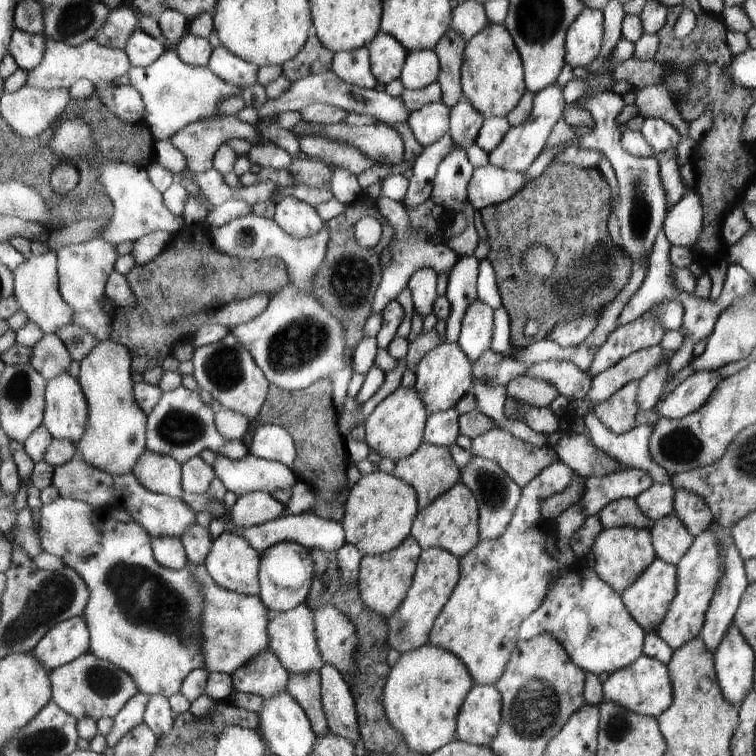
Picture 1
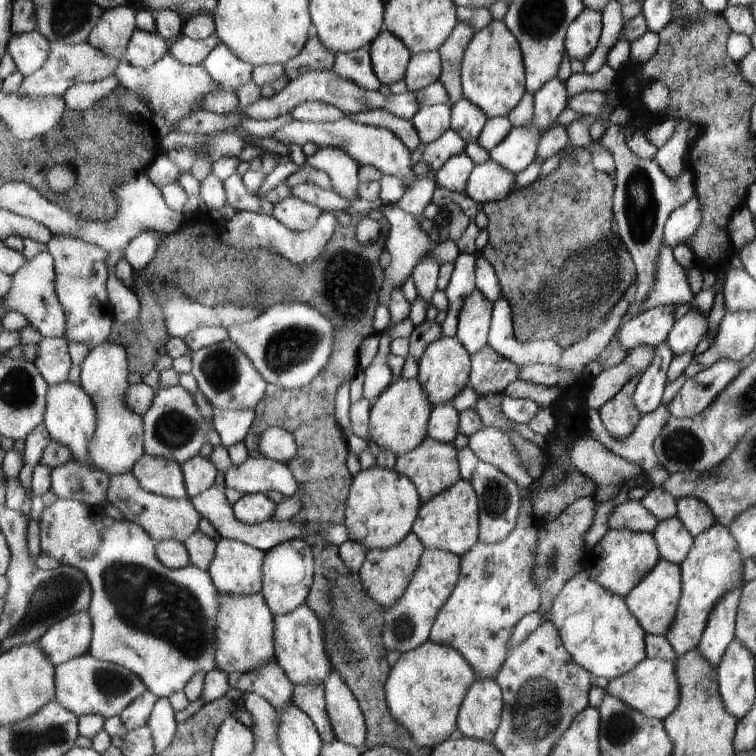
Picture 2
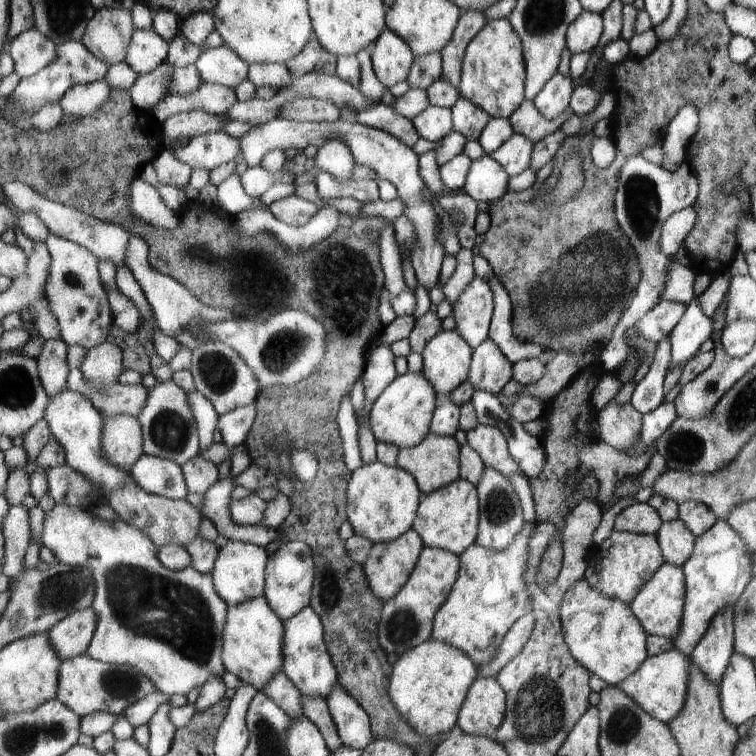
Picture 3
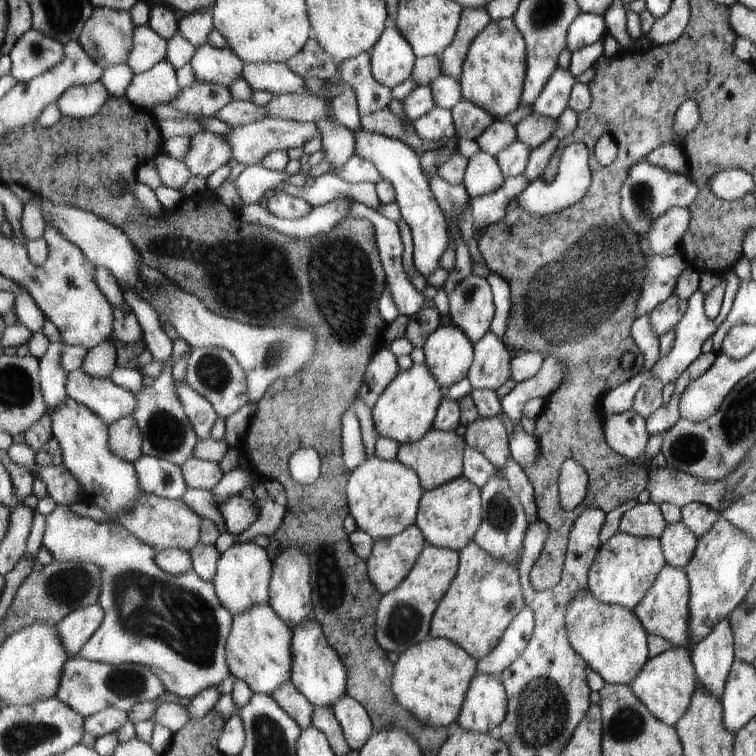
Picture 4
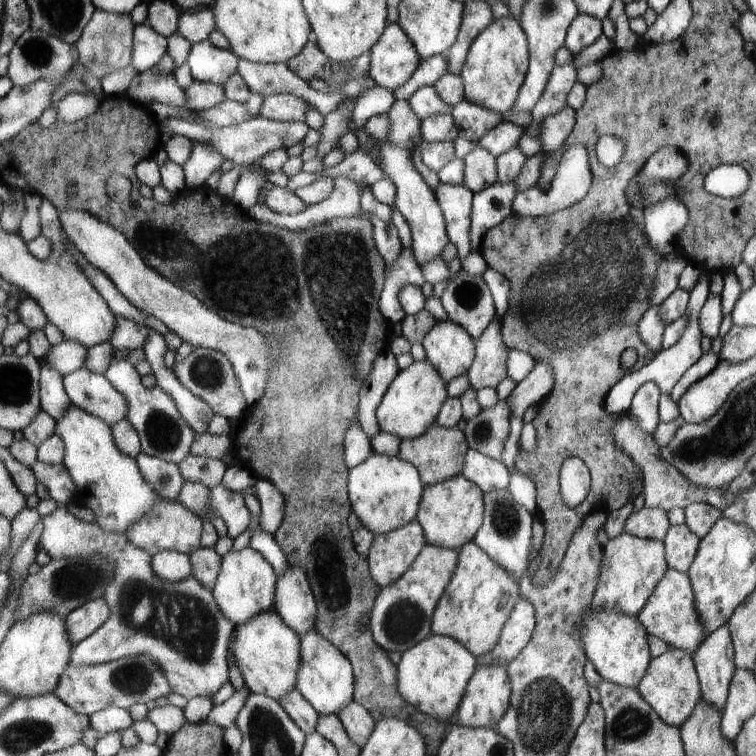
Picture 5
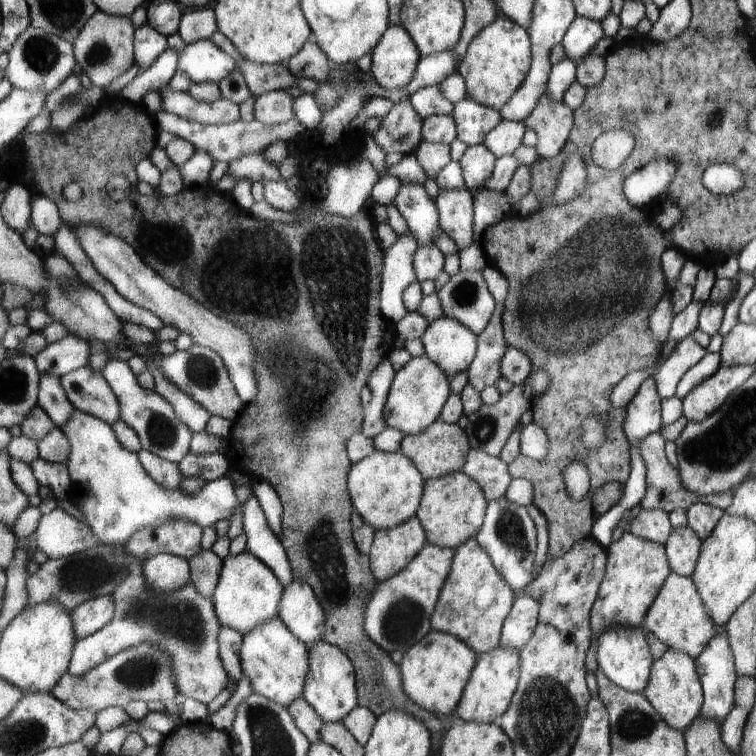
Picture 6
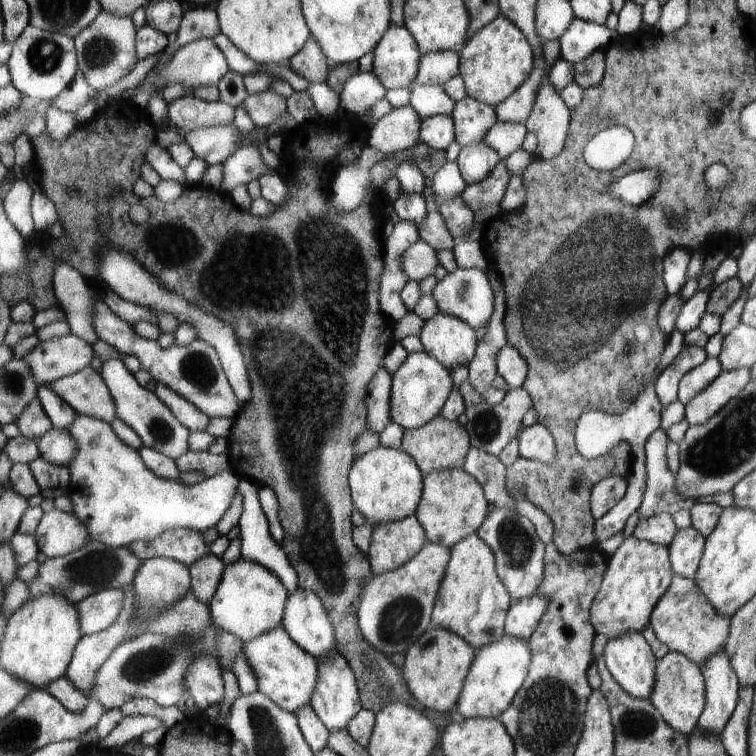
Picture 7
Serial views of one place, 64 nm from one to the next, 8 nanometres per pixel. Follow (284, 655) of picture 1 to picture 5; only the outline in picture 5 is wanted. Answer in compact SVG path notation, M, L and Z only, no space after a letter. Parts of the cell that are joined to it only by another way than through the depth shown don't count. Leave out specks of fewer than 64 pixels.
M316 628L300 636L301 668L297 676L297 690L310 702L319 714L335 714L353 702L353 686L356 674L352 662Z

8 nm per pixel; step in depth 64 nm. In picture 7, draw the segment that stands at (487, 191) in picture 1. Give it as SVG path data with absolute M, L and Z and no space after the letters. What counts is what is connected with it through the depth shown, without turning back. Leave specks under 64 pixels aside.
M485 141L479 144L464 146L457 159L463 178L469 185L475 186L485 182L493 170L501 164L501 156Z

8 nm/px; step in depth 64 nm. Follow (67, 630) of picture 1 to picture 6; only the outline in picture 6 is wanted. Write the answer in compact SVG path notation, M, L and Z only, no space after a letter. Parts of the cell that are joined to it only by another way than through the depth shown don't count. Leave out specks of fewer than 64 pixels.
M113 595L93 598L77 606L72 612L77 640L83 640L103 630L115 618L116 610Z

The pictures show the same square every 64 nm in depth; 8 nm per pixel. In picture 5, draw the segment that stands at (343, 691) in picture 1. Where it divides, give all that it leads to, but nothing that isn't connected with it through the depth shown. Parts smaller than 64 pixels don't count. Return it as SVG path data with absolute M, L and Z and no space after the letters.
M353 700L347 708L339 710L337 716L353 742L363 748L375 732L376 718L361 703Z

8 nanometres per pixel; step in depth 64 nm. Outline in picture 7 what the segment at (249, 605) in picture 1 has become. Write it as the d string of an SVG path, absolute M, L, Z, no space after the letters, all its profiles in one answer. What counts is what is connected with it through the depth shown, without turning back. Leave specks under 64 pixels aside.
M277 626L275 630L245 642L243 650L247 662L251 664L259 680L259 691L269 695L273 702L284 707L286 711L293 713L311 705L313 694L316 693L317 684L320 682L320 663L297 644L285 627Z

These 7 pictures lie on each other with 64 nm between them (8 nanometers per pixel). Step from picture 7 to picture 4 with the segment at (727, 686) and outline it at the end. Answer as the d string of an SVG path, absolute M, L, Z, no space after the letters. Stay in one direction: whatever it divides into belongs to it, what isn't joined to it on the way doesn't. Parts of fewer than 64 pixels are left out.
M727 619L715 622L709 634L689 648L696 684L701 684L703 690L709 690L709 694L717 700L721 698L721 690L734 658L733 638Z

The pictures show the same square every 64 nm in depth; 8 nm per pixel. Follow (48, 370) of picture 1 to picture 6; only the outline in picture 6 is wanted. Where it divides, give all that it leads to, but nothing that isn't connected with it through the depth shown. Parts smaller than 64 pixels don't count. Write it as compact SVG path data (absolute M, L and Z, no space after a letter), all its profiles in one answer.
M43 374L40 377L40 398L38 405L62 428L76 412L76 407L68 398L59 376Z

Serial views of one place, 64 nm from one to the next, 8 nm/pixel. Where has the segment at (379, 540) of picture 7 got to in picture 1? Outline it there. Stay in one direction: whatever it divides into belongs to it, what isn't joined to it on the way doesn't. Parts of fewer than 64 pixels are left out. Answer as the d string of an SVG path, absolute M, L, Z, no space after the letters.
M411 535L399 548L391 552L363 557L358 581L361 598L364 598L365 606L368 606L369 610L377 612L386 619L397 614L397 610L401 608L405 598L408 597L409 589L412 588L423 550L420 542L417 542L417 539Z

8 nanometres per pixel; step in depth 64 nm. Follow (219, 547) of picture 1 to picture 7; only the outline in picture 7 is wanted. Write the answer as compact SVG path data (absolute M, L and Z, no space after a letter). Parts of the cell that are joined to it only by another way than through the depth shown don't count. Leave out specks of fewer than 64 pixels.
M241 556L233 564L226 566L221 584L209 606L213 614L213 623L221 626L225 632L235 634L245 643L275 630L277 626L282 626L288 600L289 591L271 570Z

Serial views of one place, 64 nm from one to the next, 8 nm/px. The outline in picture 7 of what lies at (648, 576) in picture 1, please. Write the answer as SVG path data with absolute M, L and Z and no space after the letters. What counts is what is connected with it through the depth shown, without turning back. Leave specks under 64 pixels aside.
M673 574L669 588L665 590L665 594L661 594L661 598L649 614L647 627L668 651L680 652L699 666L701 662L705 662L705 658L709 658L709 654L717 654L717 650L724 650L729 617L717 614L692 580Z

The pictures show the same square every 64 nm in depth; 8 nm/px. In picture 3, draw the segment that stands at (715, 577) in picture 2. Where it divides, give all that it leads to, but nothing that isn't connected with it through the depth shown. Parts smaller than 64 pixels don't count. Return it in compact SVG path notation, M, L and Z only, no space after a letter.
M717 519L701 536L695 537L695 542L689 558L680 566L685 585L683 606L679 628L675 638L671 640L675 650L679 650L686 657L705 634L709 620L719 610L735 604L743 588L747 586L751 576L751 552L745 550L741 538L729 528L727 521Z

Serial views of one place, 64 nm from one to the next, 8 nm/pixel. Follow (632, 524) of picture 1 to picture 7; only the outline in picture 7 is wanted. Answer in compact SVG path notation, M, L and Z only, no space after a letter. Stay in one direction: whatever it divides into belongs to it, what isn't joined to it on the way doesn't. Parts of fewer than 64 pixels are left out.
M659 513L649 518L638 518L633 528L633 538L664 547L669 546L676 528L670 514Z

